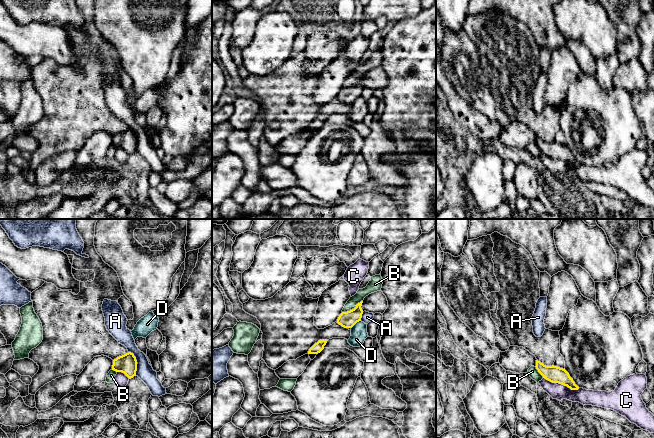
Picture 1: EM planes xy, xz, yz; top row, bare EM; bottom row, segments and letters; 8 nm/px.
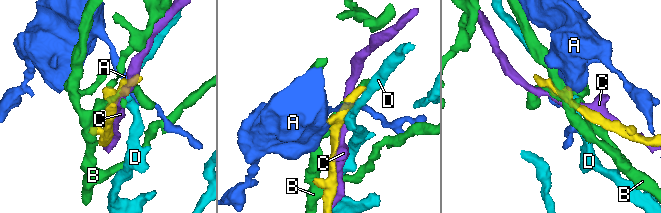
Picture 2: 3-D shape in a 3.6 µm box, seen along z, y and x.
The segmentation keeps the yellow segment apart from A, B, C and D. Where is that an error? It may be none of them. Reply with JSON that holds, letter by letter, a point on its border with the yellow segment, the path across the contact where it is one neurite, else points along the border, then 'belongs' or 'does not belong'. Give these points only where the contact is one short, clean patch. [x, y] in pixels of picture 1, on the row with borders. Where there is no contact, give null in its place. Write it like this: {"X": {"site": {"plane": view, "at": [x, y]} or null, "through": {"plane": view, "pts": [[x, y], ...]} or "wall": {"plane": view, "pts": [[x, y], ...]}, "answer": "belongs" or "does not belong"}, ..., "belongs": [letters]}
{"A": {"site": {"plane": "xy", "at": [134, 356]}, "wall": {"plane": "xy", "pts": [[128, 351], [133, 354], [137, 362]]}, "answer": "does not belong"}, "B": {"site": {"plane": "xz", "at": [352, 309]}, "answer": "does not belong"}, "C": {"site": {"plane": "yz", "at": [561, 383]}, "answer": "does not belong"}, "D": {"site": {"plane": "xz", "at": [355, 323]}, "wall": {"plane": "xz", "pts": [[360, 320], [351, 328]]}, "answer": "does not belong"}, "belongs": []}

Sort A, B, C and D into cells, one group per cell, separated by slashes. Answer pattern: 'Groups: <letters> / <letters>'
Groups: A / B / C / D

